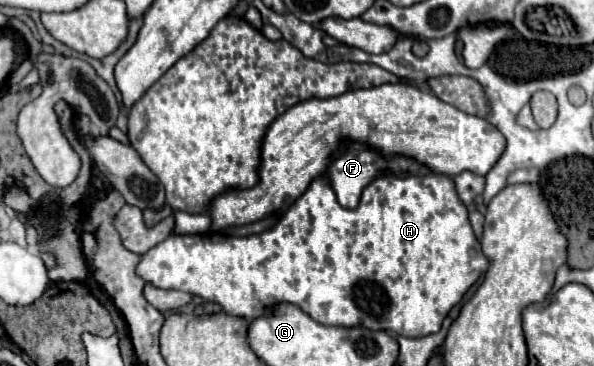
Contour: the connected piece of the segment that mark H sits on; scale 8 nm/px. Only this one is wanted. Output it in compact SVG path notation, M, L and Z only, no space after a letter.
M429 174L429 176L379 176L375 178L361 194L361 202L355 210L343 208L337 202L335 192L331 190L329 182L325 178L315 178L307 192L283 214L283 218L271 228L265 230L261 234L255 236L245 236L245 238L235 238L229 234L215 234L215 232L207 232L207 234L195 234L195 236L185 236L185 234L171 234L167 240L159 242L155 248L151 248L147 254L143 254L143 258L139 260L135 274L155 286L155 288L163 288L163 290L183 290L195 296L201 296L203 300L211 300L217 302L227 314L231 316L239 316L239 318L257 318L261 314L267 314L265 308L277 304L277 302L291 302L295 306L299 306L305 314L309 314L313 320L317 320L323 326L359 326L359 328L367 328L367 330L387 330L393 334L401 334L407 338L425 338L429 334L435 334L441 330L441 324L445 320L445 316L449 314L449 310L459 304L463 300L463 296L467 294L467 290L479 280L479 276L487 270L487 258L483 258L481 246L471 230L469 218L467 218L467 208L461 204L461 200L457 198L455 192L455 184L451 178L443 176L443 174Z

